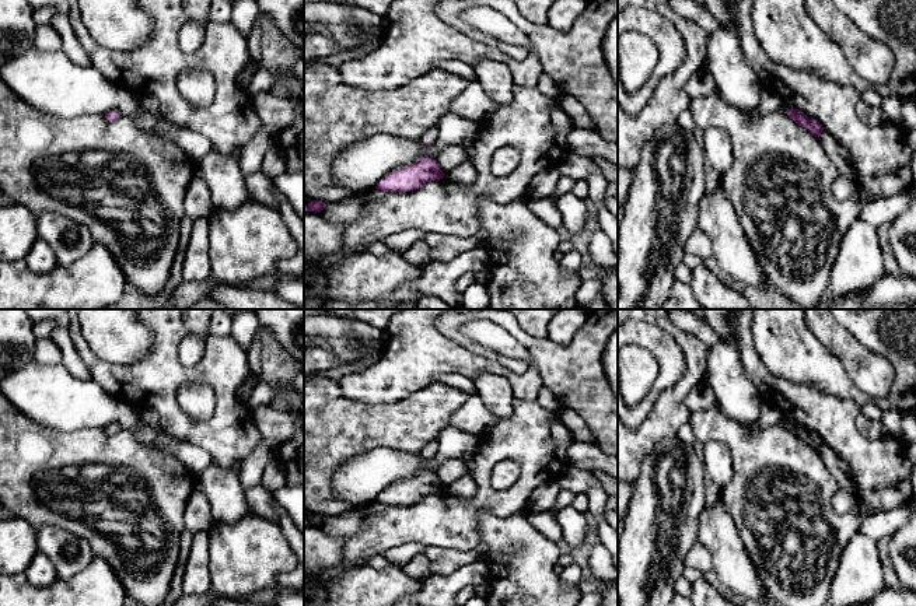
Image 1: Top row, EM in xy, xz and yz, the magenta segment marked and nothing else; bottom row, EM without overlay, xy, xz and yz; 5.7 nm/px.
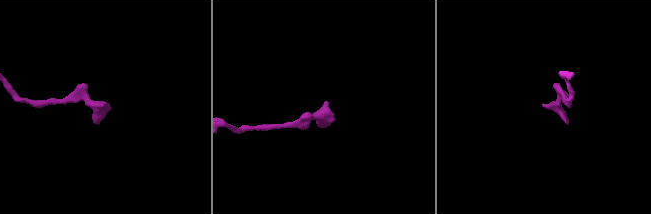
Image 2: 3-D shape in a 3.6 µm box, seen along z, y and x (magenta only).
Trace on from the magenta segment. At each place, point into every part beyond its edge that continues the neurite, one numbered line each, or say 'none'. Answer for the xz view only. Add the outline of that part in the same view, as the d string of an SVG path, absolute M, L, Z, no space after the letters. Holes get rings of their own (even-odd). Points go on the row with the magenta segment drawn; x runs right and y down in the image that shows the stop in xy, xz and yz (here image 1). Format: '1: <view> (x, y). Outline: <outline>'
1: xz (432, 133). Outline: M434 126L424 133L423 140L431 144L437 139L437 136L438 136L438 126Z

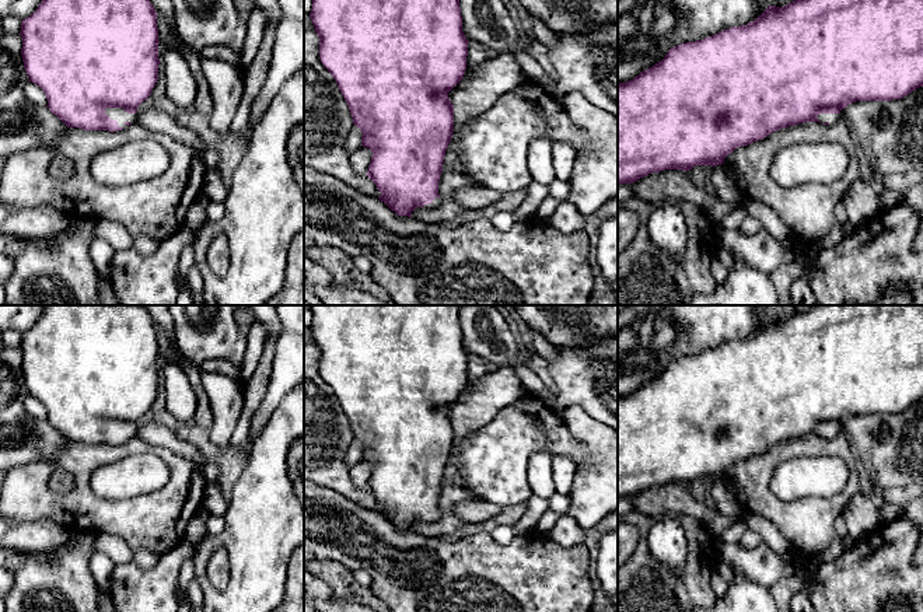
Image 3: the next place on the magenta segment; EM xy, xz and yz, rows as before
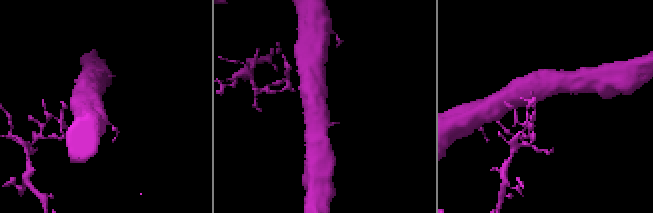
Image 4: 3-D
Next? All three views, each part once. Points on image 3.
1: xy (116, 114). Outline: M106 108L105 113L118 122L119 127L127 127L127 122L136 123L137 113L127 113L123 108Z

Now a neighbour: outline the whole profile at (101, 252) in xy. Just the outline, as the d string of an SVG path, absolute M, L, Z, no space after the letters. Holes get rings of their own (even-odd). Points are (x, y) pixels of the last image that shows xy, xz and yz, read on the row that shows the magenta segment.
M94 238L90 244L90 256L99 277L111 281L111 260L115 249L101 238Z

